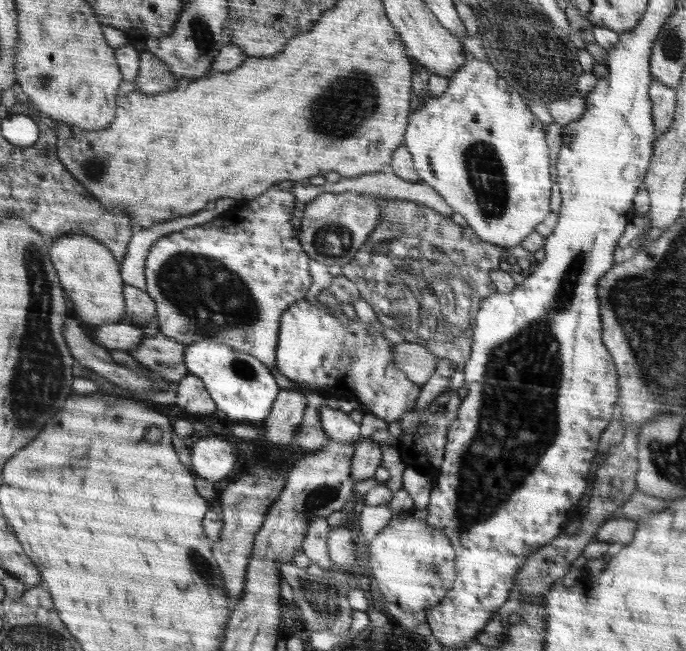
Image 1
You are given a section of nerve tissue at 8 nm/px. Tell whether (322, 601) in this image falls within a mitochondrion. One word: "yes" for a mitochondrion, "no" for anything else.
yes

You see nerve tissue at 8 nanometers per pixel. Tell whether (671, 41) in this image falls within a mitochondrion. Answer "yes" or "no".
yes

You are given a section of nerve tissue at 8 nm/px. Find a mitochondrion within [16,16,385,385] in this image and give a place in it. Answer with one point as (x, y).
(214, 298)

